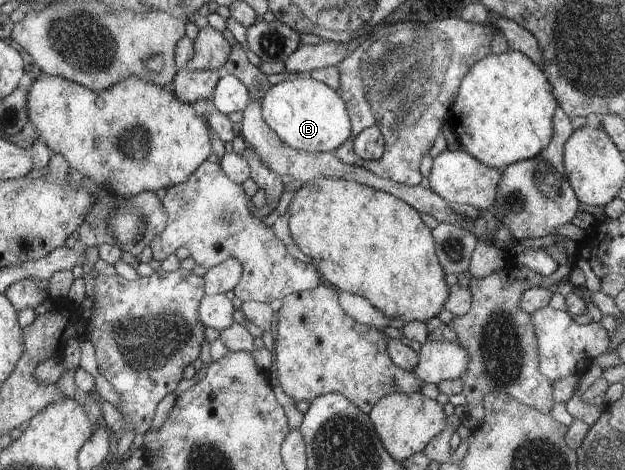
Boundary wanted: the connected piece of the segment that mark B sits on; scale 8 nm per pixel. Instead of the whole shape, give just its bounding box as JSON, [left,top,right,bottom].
[260,75,352,152]

